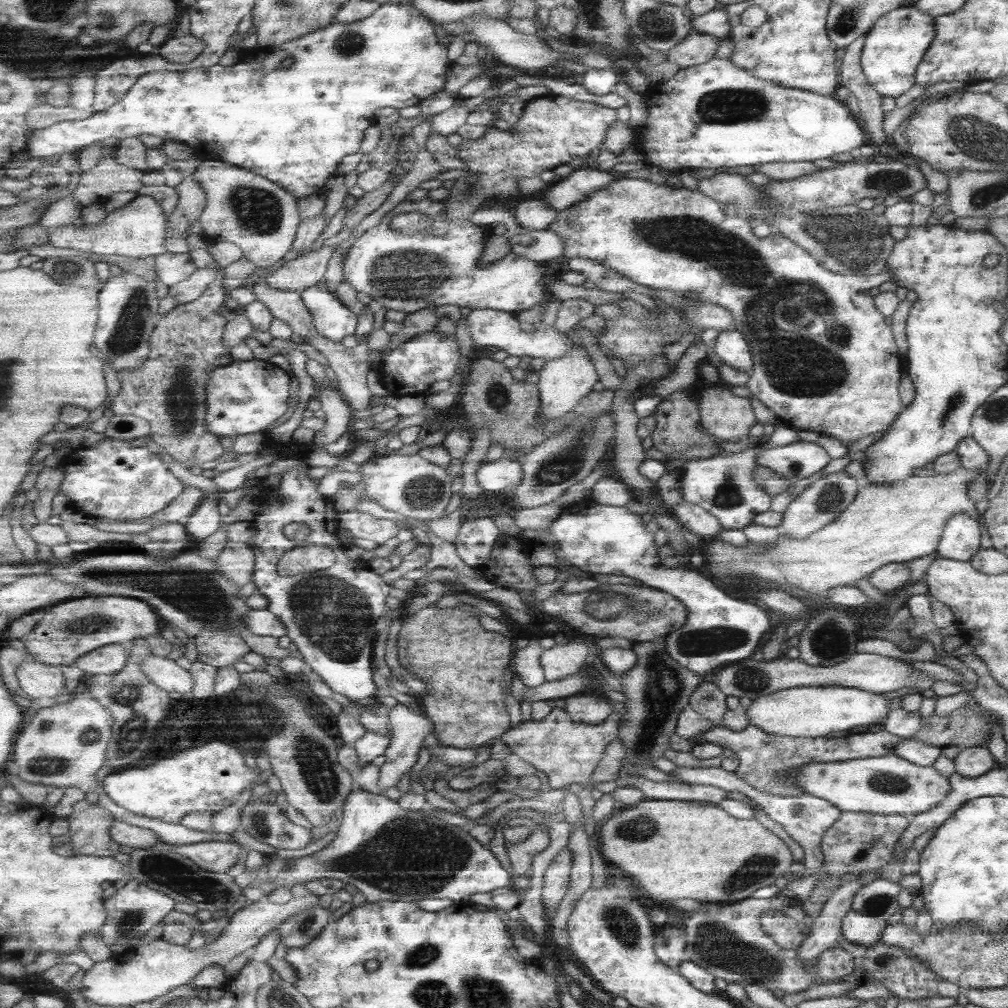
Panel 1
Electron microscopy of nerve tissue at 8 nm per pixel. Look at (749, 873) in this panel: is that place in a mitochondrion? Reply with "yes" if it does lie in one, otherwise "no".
yes

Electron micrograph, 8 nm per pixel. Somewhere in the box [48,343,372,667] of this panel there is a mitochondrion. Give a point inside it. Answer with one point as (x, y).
(196, 593)

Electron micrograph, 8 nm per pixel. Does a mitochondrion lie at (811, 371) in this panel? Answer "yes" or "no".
yes

